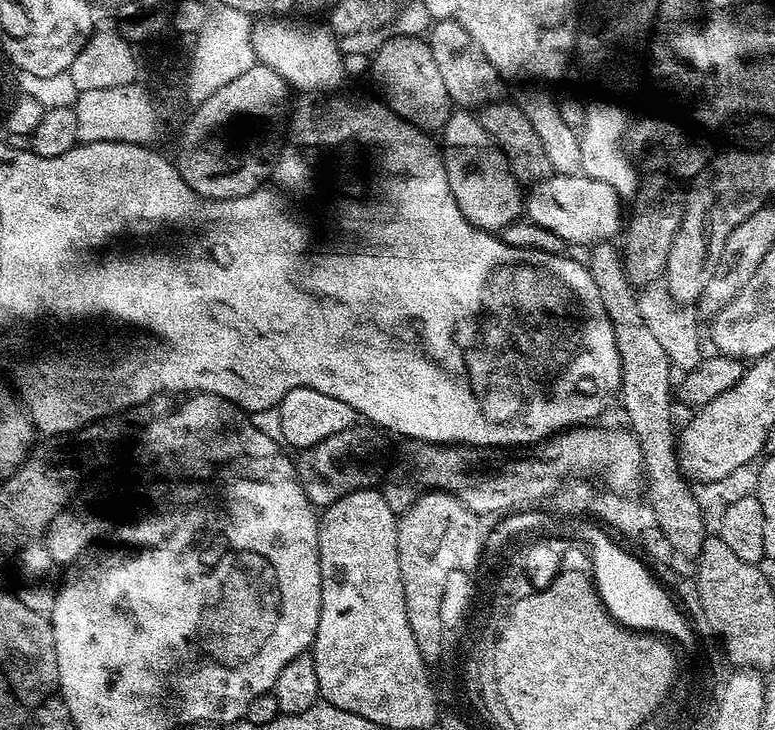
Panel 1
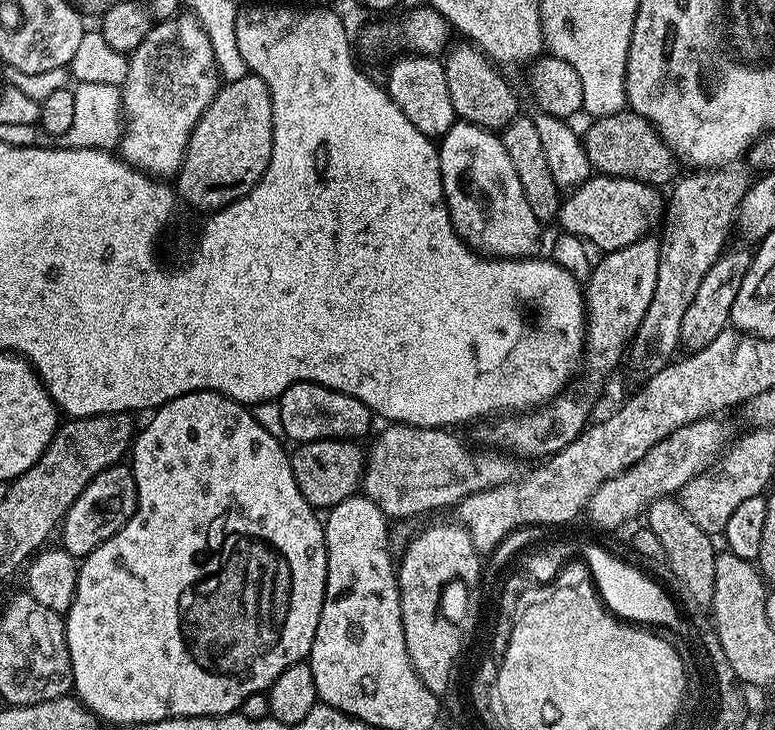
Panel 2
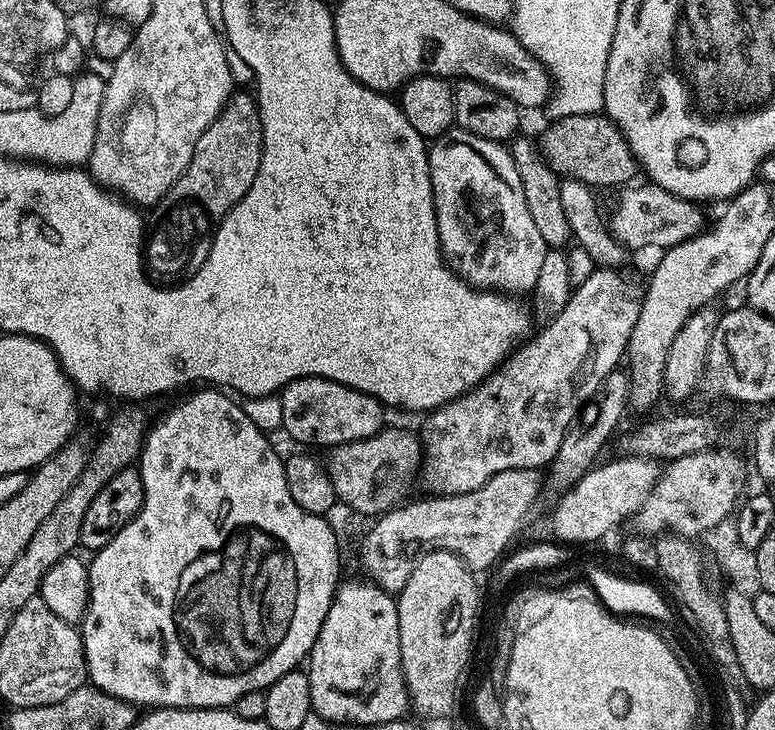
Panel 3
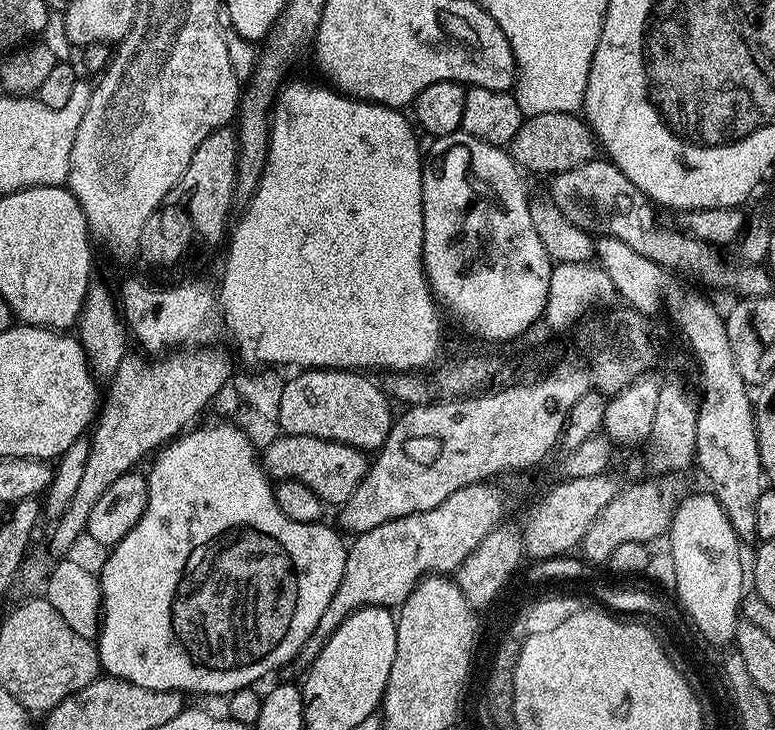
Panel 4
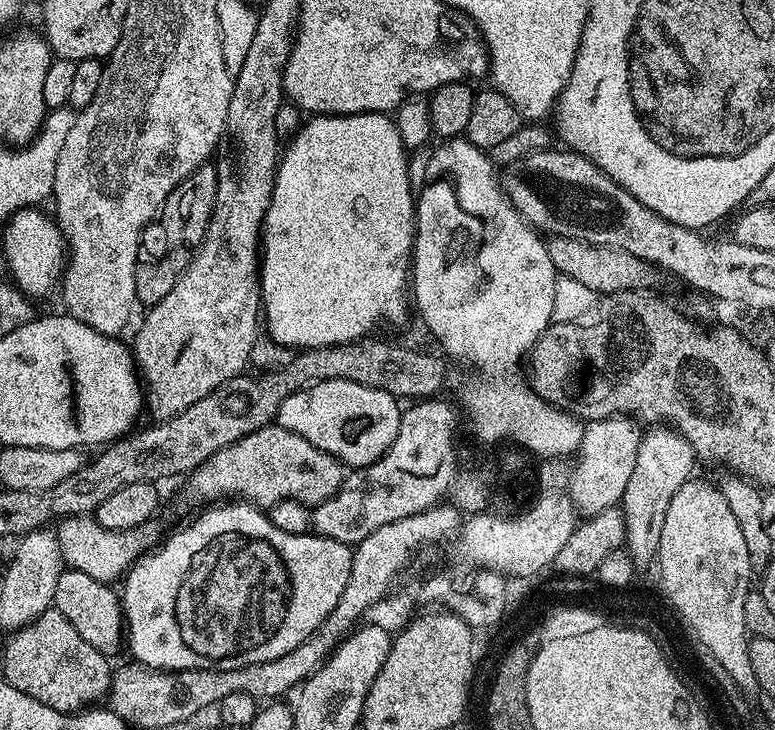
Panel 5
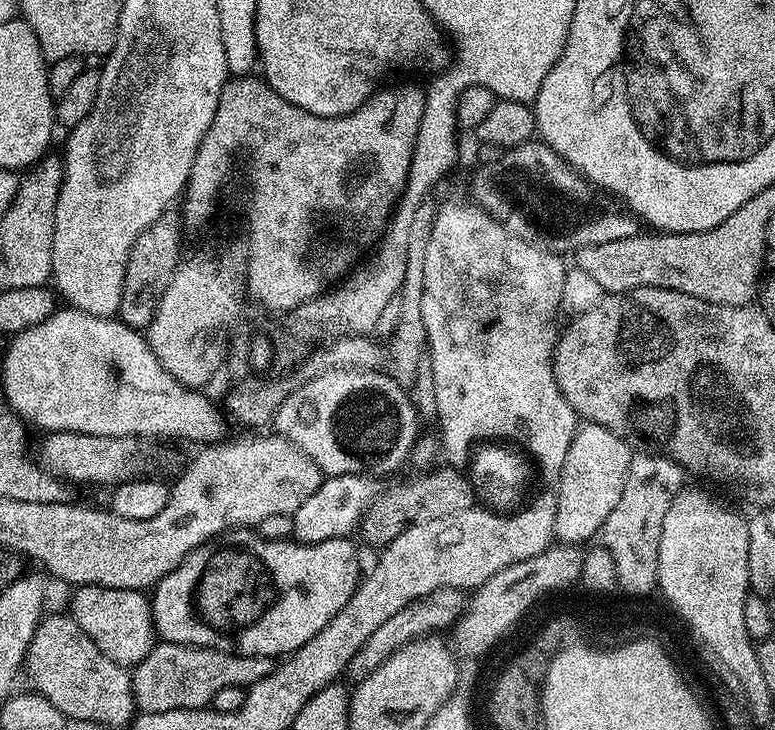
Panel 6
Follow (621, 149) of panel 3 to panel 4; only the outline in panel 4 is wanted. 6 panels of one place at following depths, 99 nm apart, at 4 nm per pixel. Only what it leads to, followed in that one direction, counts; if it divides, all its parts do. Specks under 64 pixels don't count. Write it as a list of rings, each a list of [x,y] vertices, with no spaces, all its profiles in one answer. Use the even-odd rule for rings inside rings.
[[[575,112],[538,114],[528,116],[518,130],[518,134],[514,134],[510,145],[510,155],[516,167],[525,173],[555,174],[574,170],[574,166],[582,166],[586,162],[597,159],[598,141],[596,133],[593,132],[583,115]]]

